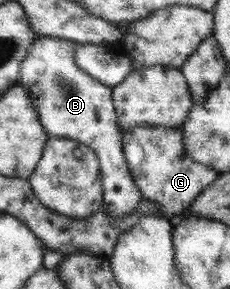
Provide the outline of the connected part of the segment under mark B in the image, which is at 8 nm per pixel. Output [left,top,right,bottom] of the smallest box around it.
[17,36,142,220]

